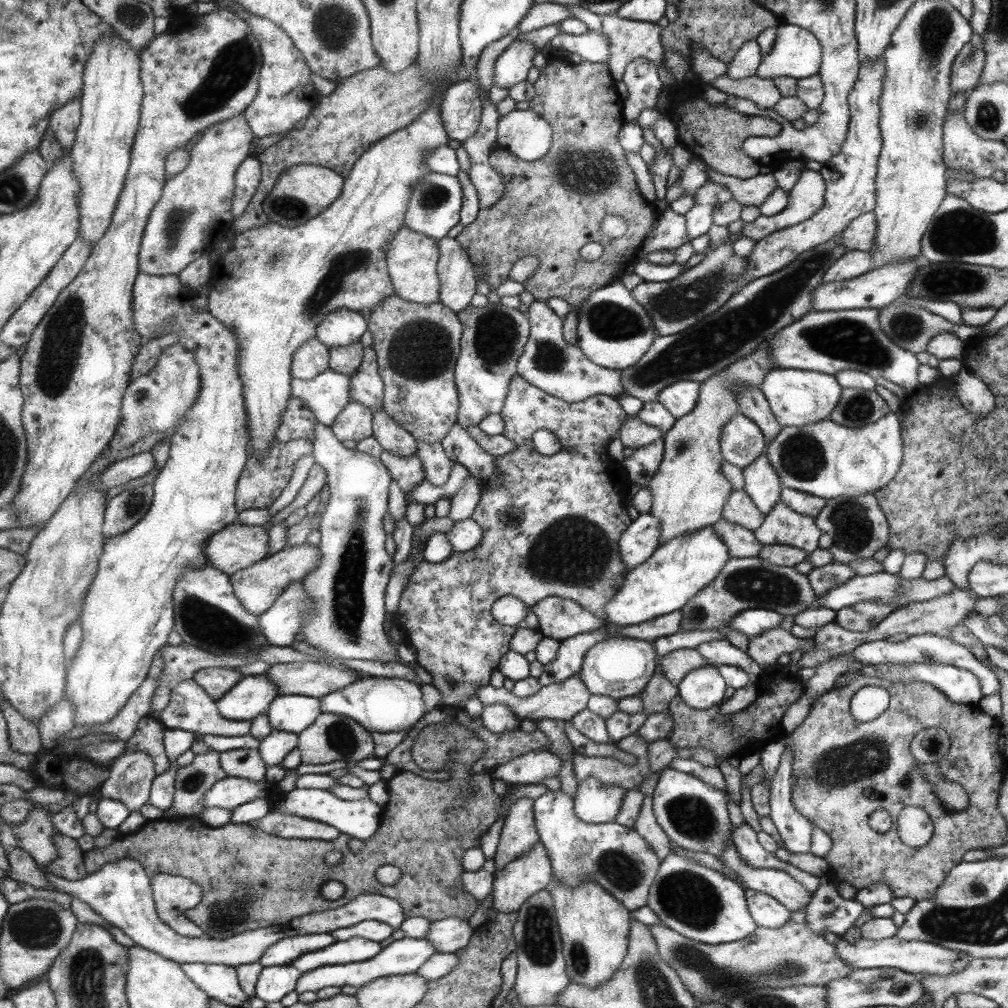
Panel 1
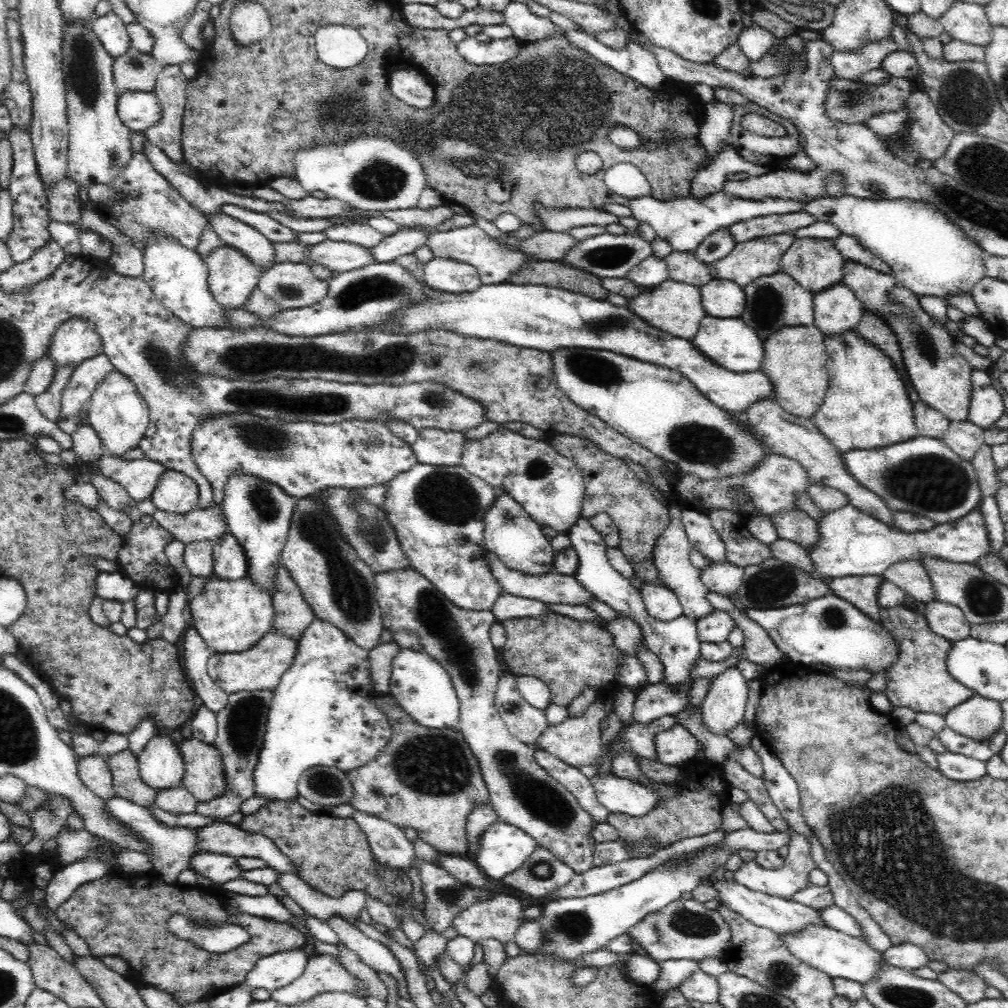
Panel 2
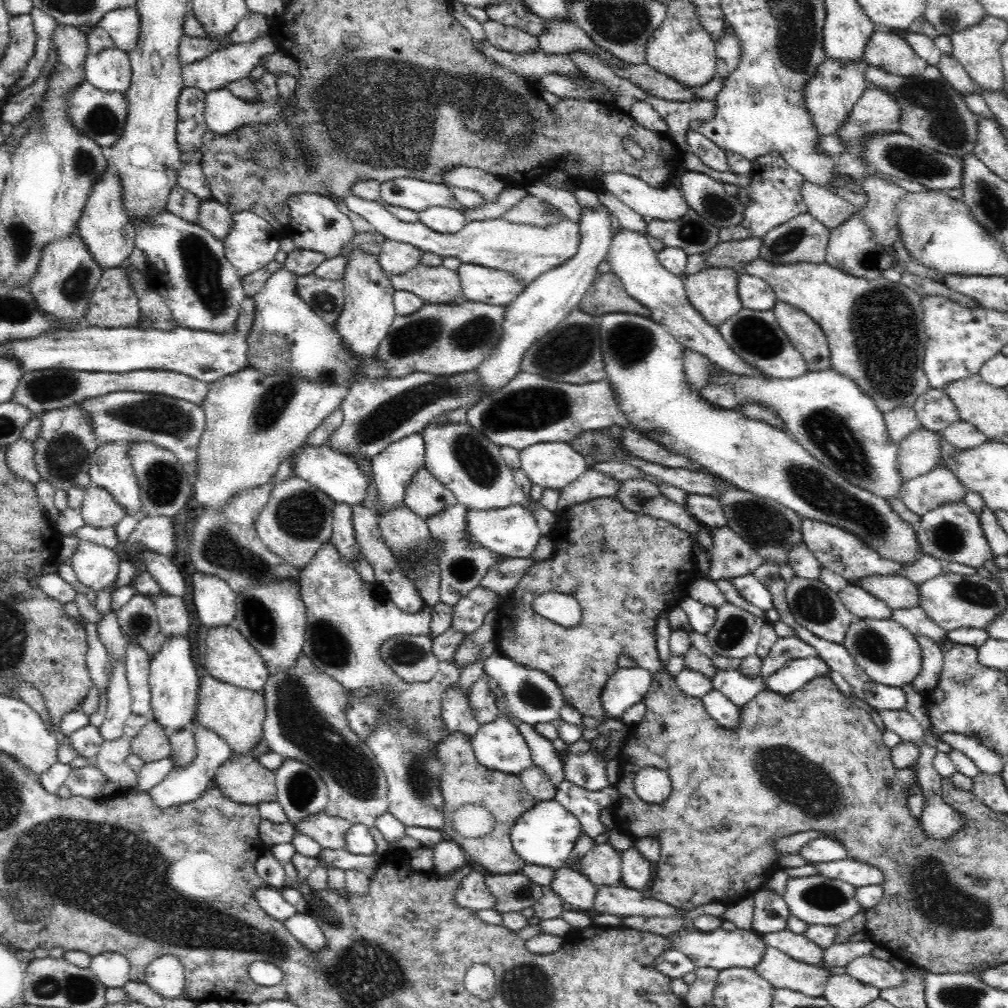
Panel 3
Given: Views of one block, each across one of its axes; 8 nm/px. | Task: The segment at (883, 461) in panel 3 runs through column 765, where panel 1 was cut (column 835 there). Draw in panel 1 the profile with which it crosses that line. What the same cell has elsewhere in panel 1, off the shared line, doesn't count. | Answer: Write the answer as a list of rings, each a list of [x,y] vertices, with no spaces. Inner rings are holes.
[[[793,368],[772,370],[764,377],[760,389],[771,406],[773,417],[782,427],[803,427],[829,419],[840,401],[840,393],[843,390],[835,376]]]

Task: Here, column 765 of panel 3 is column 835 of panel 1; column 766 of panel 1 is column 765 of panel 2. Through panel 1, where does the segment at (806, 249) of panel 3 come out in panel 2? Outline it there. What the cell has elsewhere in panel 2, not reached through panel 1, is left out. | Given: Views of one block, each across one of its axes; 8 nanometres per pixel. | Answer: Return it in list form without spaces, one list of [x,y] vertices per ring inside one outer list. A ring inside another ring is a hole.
[[[774,272],[759,276],[744,288],[746,304],[741,319],[766,341],[782,327],[800,327],[815,324],[813,311],[814,294],[798,284],[787,272]]]

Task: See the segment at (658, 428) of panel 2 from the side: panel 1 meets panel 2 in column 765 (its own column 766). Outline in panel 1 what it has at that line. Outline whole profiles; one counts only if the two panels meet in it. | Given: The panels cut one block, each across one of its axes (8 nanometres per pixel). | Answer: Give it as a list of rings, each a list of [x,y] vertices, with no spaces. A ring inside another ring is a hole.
[[[831,419],[819,420],[803,427],[783,427],[773,441],[766,443],[764,455],[772,462],[772,468],[783,488],[797,489],[822,499],[837,496],[861,496],[873,494],[887,487],[894,479],[901,460],[901,426],[899,420],[877,420],[863,427],[848,427]]]

